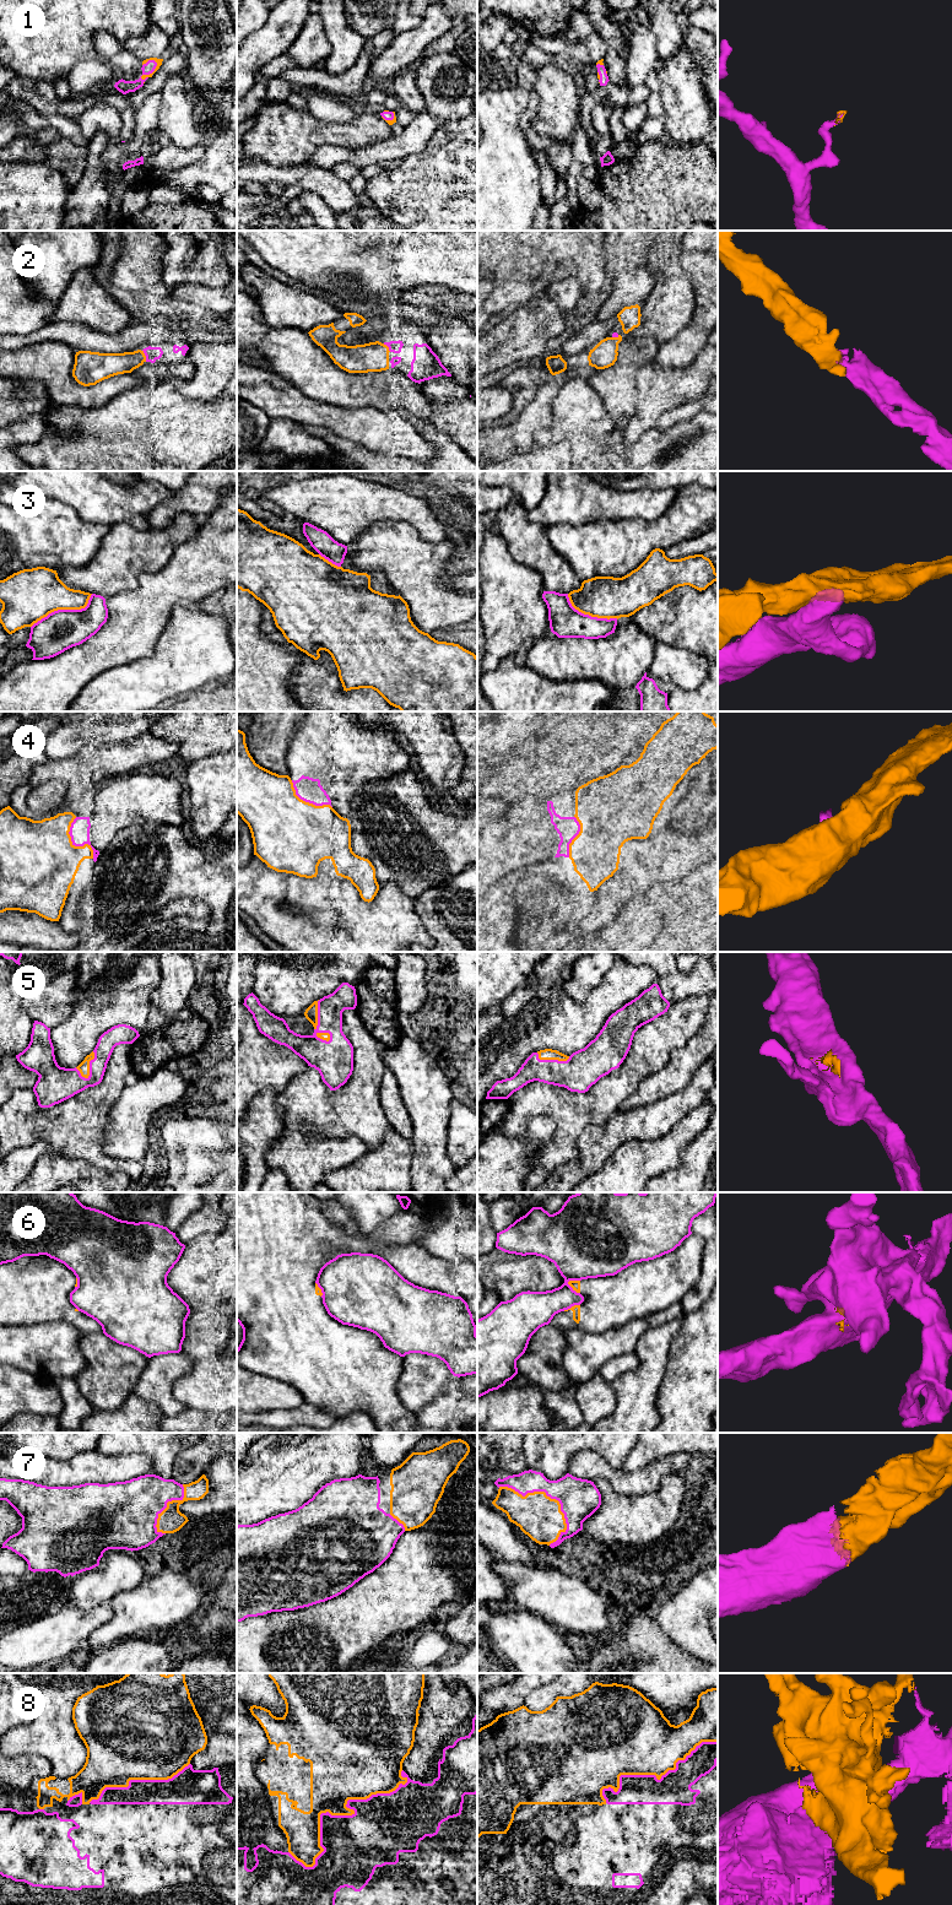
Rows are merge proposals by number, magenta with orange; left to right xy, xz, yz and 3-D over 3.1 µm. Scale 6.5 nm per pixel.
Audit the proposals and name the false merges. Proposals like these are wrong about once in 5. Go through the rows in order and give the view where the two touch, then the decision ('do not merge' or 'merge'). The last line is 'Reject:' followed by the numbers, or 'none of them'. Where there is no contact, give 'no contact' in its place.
1: xy | merge
2: xy | merge
3: xy | do not merge
4: xy | merge
5: xy | merge
6: yz | do not merge
7: yz | merge
8: xz | do not merge
Reject: 3, 6, 8

